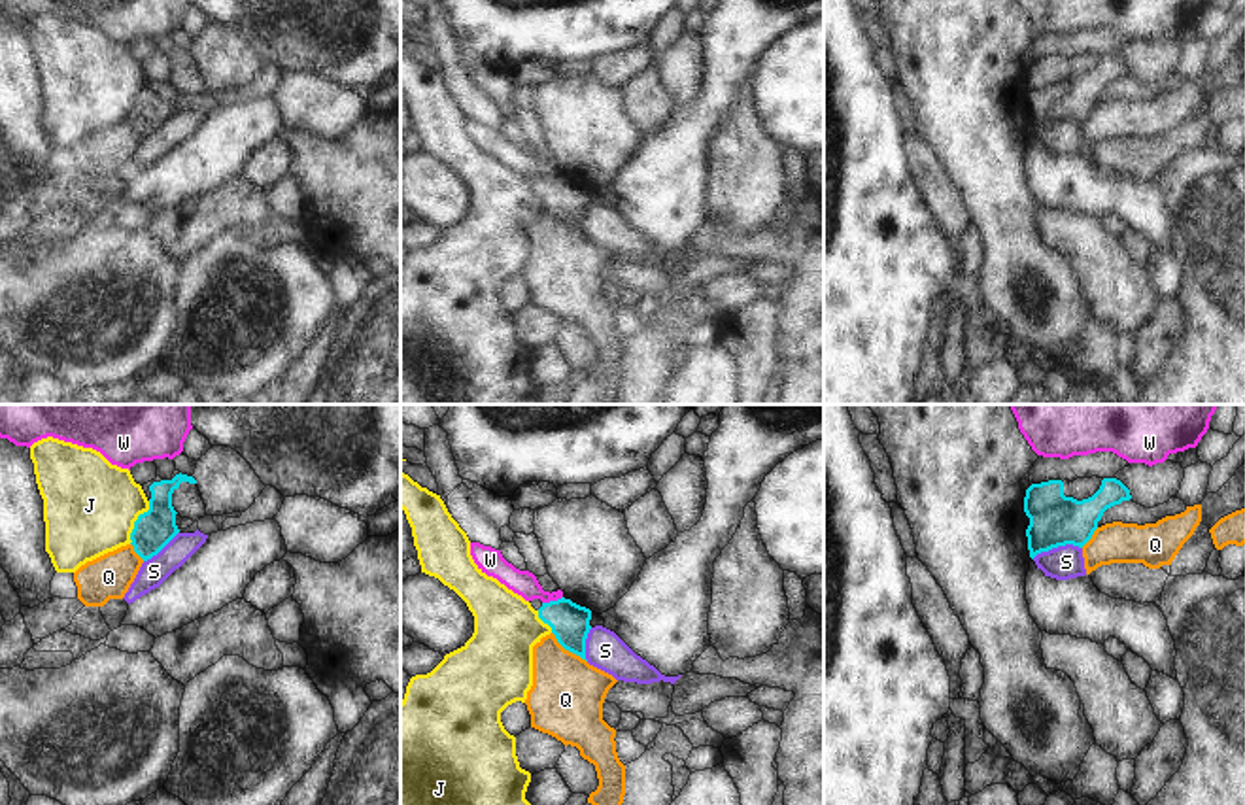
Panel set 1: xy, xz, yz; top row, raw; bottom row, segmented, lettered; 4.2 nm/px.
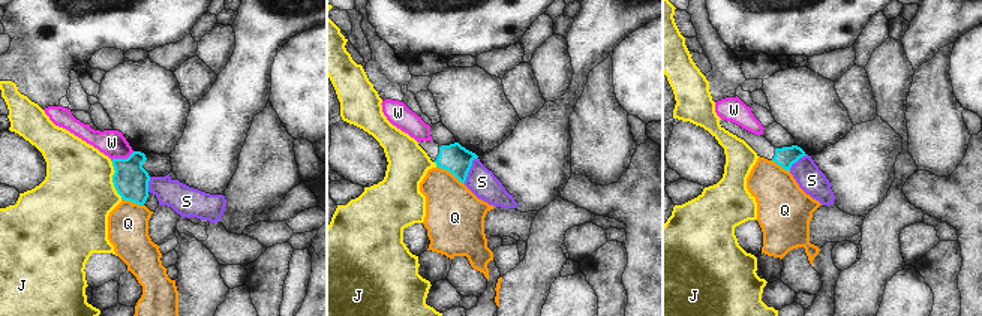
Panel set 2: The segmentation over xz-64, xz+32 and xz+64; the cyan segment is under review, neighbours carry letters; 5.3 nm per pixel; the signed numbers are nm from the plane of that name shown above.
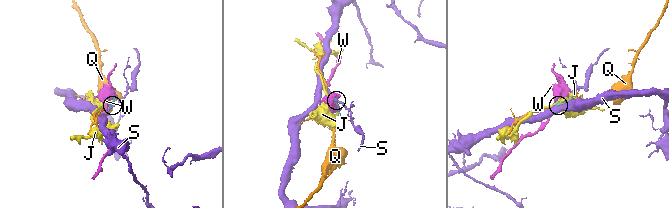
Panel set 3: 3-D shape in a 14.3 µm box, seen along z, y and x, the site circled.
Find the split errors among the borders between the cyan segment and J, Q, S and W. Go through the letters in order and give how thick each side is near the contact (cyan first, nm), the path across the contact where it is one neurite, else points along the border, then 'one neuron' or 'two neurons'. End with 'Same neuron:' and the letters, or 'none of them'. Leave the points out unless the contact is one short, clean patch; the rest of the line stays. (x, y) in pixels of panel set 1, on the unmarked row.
J: calibres 170 and 400 nm; border xy (150, 78), (150, 84), (135, 99), (129, 119); two neurons
Q: calibres 170 and 320 nm; border xz (552, 208), (565, 225), (586, 239); two neurons
S: calibres 220 and 140 nm; border yz (1081, 123), (1058, 121), (1032, 135); two neurons
W: calibres 170 and 110 nm; border xz (562, 172), (543, 180); two neurons
Same neuron: none of them

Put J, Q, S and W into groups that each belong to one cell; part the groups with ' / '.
J / Q / S / W

